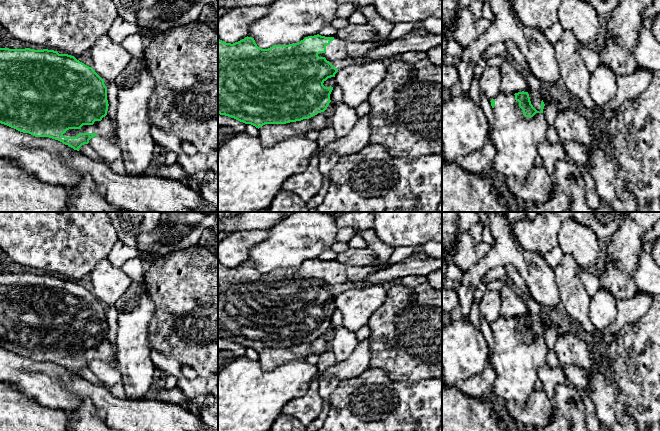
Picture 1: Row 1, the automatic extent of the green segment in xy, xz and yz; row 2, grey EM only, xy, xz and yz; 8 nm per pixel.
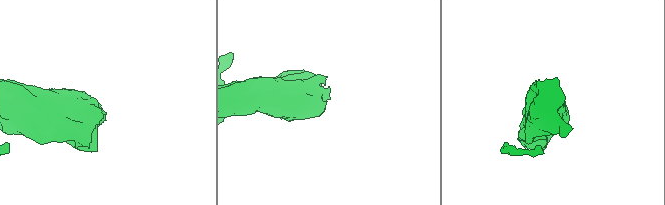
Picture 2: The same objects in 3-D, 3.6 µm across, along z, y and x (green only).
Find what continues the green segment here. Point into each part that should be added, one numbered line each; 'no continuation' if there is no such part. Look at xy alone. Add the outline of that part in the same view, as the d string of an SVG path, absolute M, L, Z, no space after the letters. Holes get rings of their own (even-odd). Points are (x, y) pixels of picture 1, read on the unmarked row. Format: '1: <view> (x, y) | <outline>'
1: xy (105, 352) | M108 339L103 341L101 345L95 345L93 349L83 349L80 353L69 353L63 360L76 361L79 357L96 357L98 360L118 369L117 353Z

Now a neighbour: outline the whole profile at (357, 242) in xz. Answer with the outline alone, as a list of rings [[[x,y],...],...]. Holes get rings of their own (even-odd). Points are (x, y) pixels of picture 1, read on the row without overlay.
[[[356,234],[349,242],[348,242],[348,246],[351,249],[364,249],[367,246],[366,241],[364,240],[364,238],[359,235]]]

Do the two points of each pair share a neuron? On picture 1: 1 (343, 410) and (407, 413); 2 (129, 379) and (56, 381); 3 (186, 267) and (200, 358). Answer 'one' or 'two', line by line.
1: one
2: two
3: one

